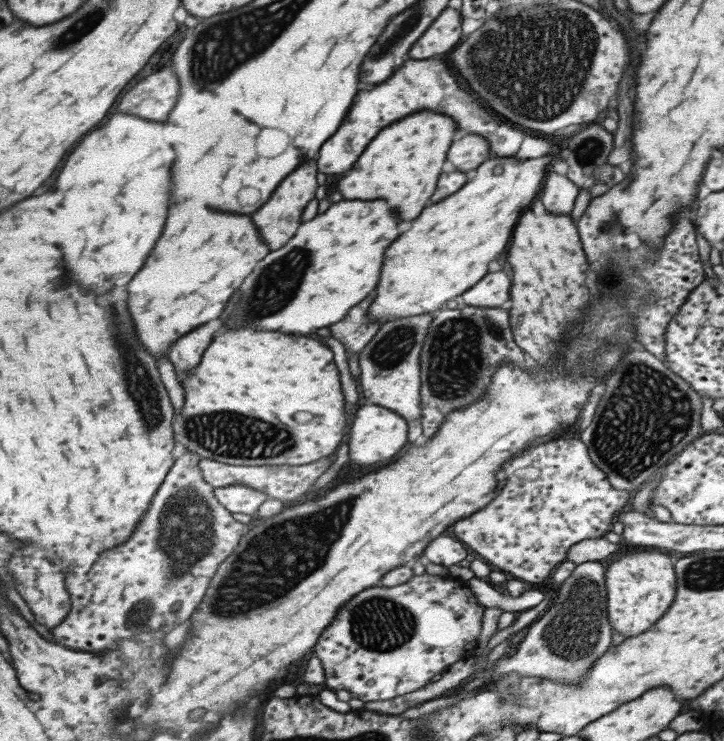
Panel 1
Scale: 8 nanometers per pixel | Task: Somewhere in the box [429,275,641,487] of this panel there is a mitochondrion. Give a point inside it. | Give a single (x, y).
(594, 360)

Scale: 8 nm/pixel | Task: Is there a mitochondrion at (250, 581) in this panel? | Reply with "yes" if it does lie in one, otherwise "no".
yes

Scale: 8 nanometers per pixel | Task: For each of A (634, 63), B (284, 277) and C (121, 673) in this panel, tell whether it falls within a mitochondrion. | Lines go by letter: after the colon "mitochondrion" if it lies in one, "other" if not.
A: other
B: mitochondrion
C: mitochondrion

